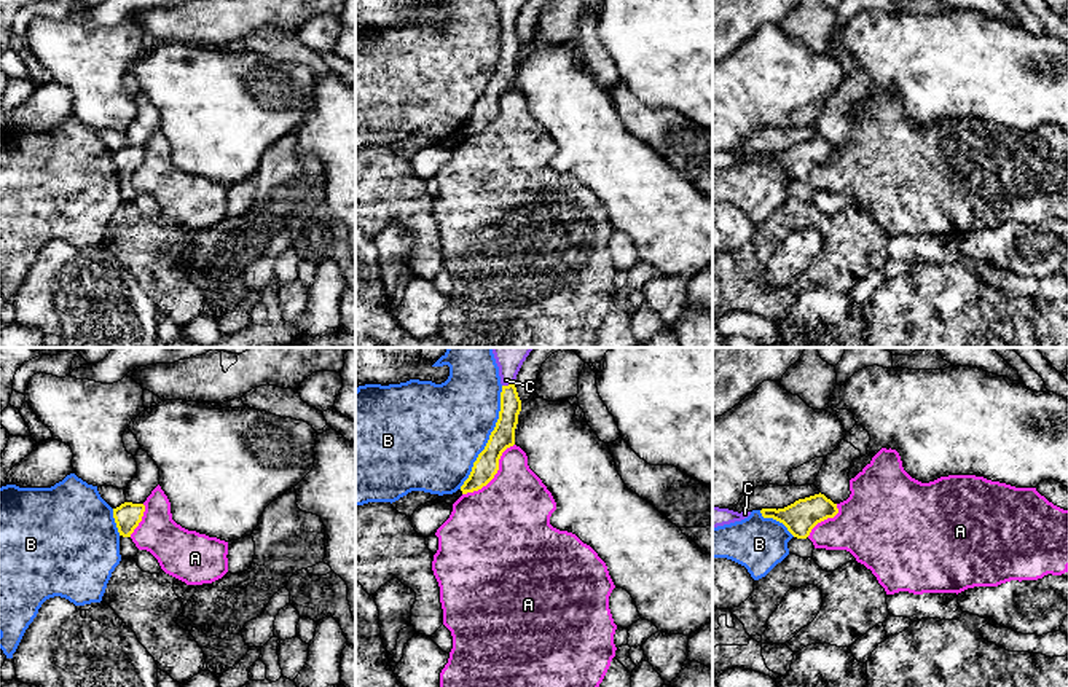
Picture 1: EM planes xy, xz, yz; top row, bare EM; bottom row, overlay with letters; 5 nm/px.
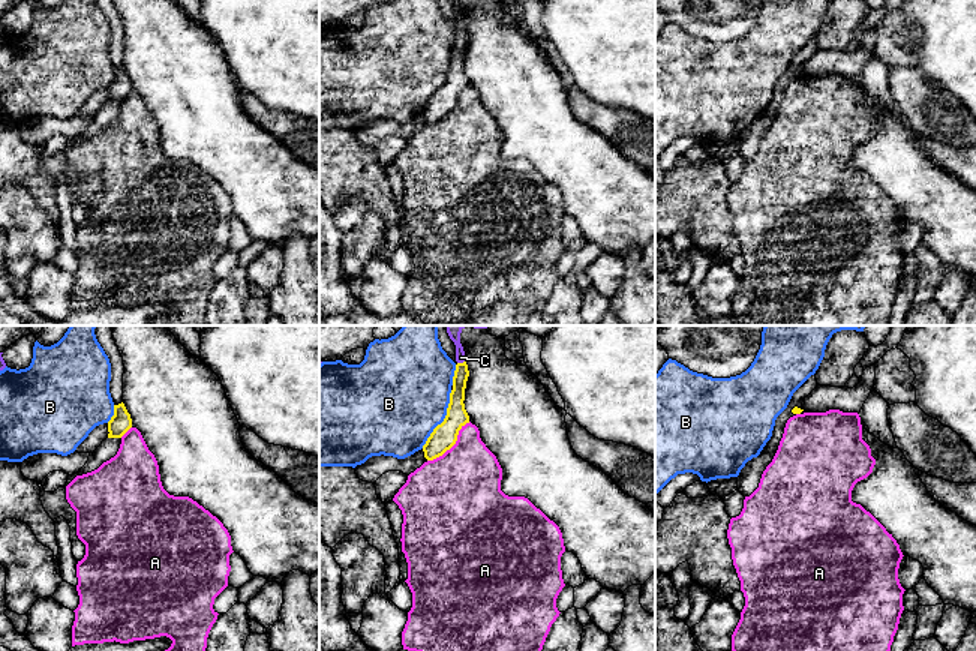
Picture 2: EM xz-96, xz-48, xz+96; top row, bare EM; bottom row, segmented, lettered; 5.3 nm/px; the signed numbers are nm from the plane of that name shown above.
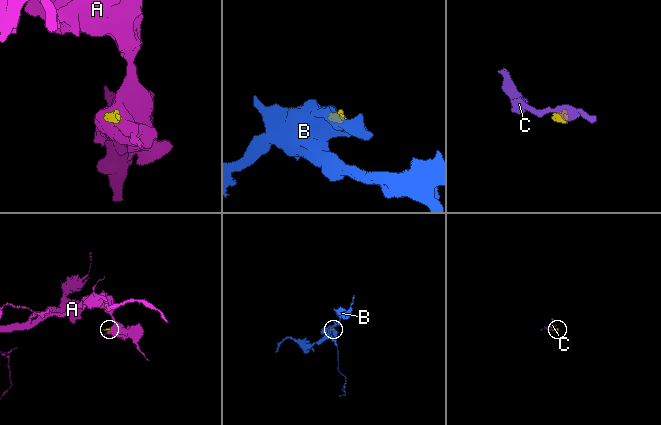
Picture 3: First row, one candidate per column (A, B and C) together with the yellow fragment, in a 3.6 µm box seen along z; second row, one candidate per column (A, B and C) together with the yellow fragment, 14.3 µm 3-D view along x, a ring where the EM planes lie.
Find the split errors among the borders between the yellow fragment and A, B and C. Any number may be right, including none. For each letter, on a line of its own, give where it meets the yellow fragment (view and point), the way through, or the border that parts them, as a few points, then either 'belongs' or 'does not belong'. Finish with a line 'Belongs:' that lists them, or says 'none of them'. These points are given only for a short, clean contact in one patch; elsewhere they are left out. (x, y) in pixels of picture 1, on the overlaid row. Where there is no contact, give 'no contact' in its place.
A: meets yellow in xz at (494, 474); border along xz (514, 443), (502, 453), (498, 472), (480, 488), (463, 494); does not belong
B: meets yellow in xz at (490, 437); does not belong
C: meets yellow in xz at (509, 384); runs through xz (510, 405), (509, 384), (510, 348); belongs
Belongs: C

